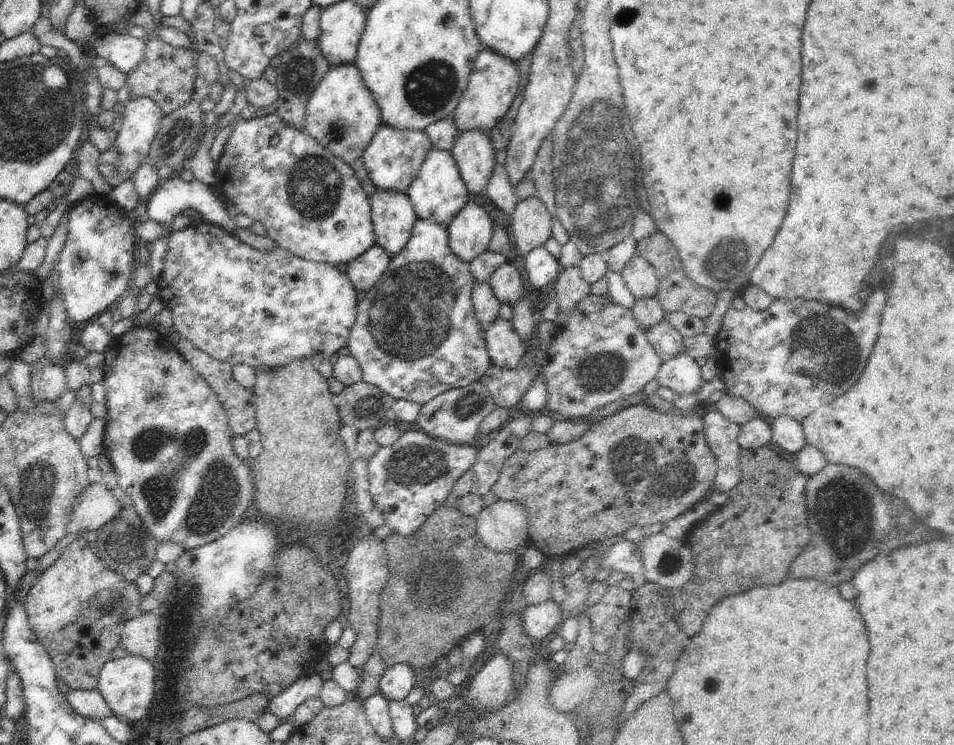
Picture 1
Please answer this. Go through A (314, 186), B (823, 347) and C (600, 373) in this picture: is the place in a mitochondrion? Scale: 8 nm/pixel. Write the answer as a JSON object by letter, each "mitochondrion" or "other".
{"A":"mitochondrion","B":"mitochondrion","C":"mitochondrion"}

